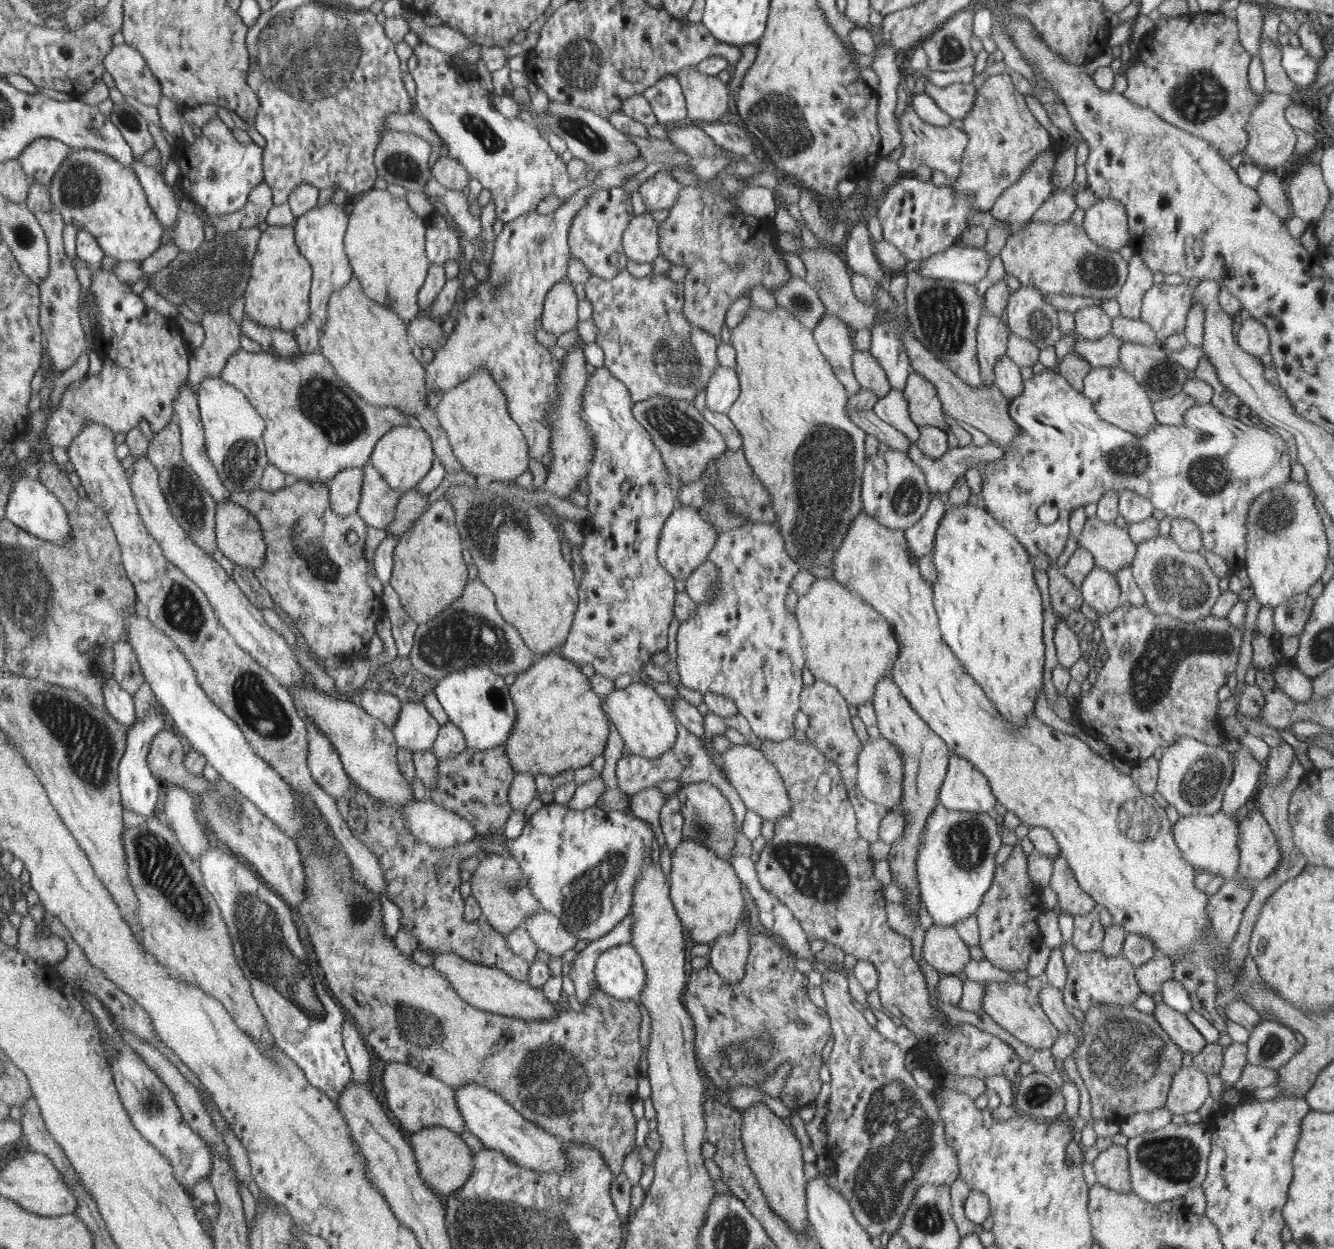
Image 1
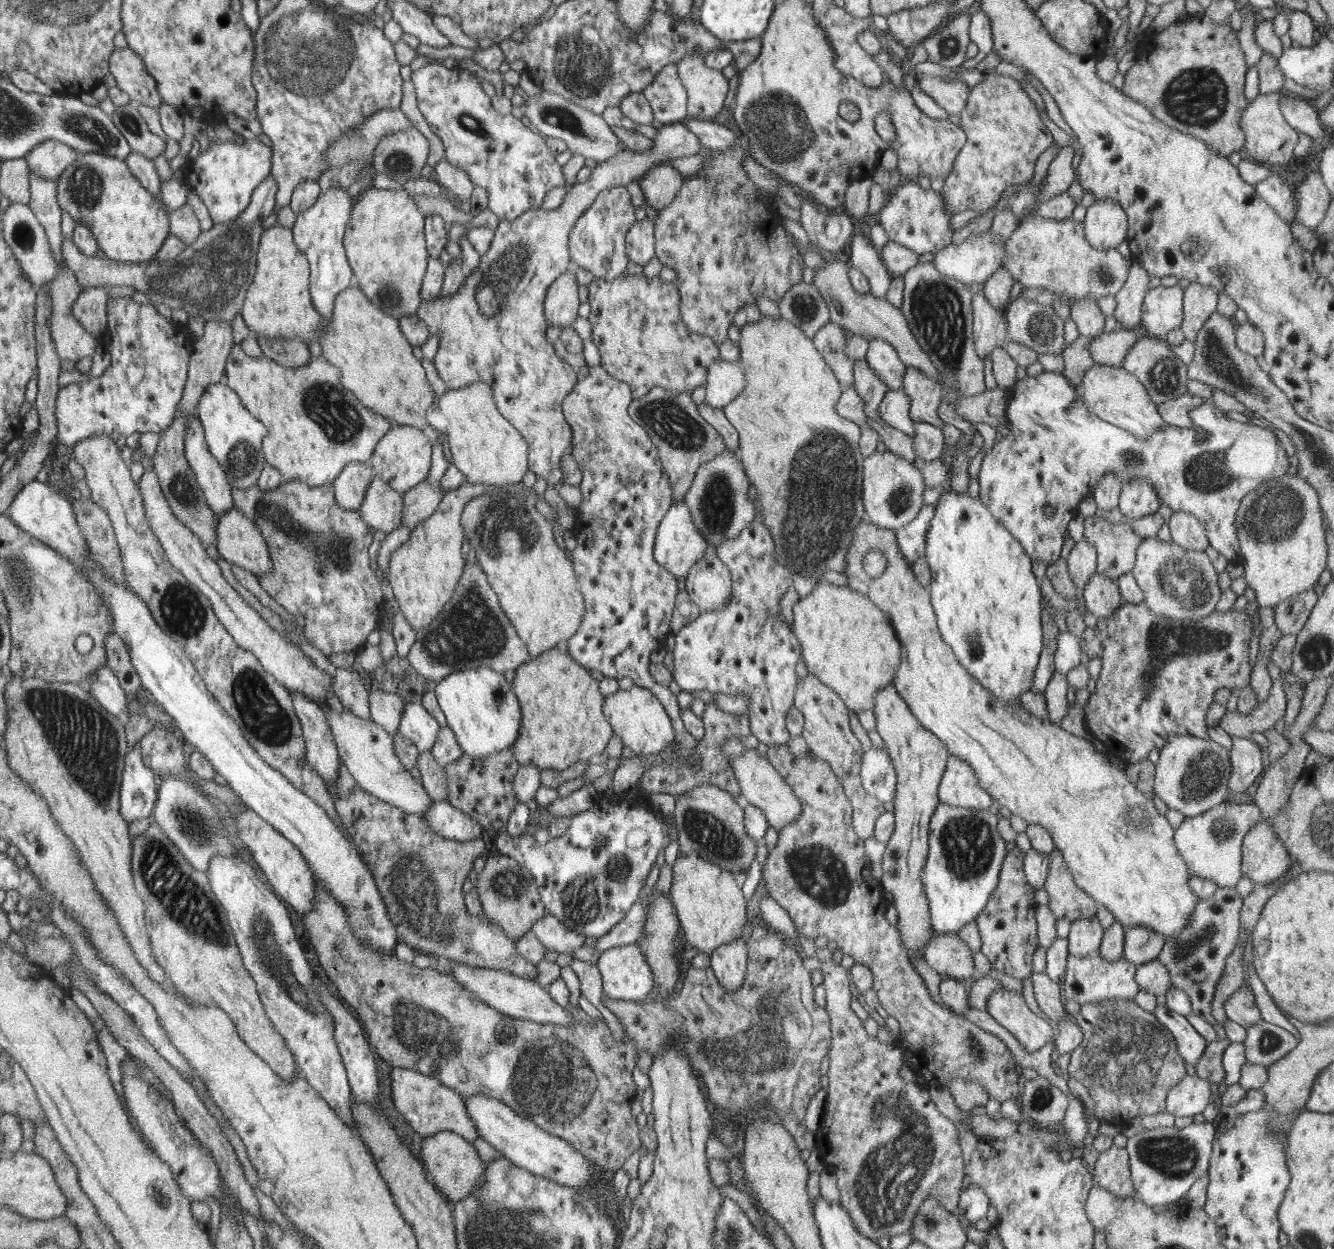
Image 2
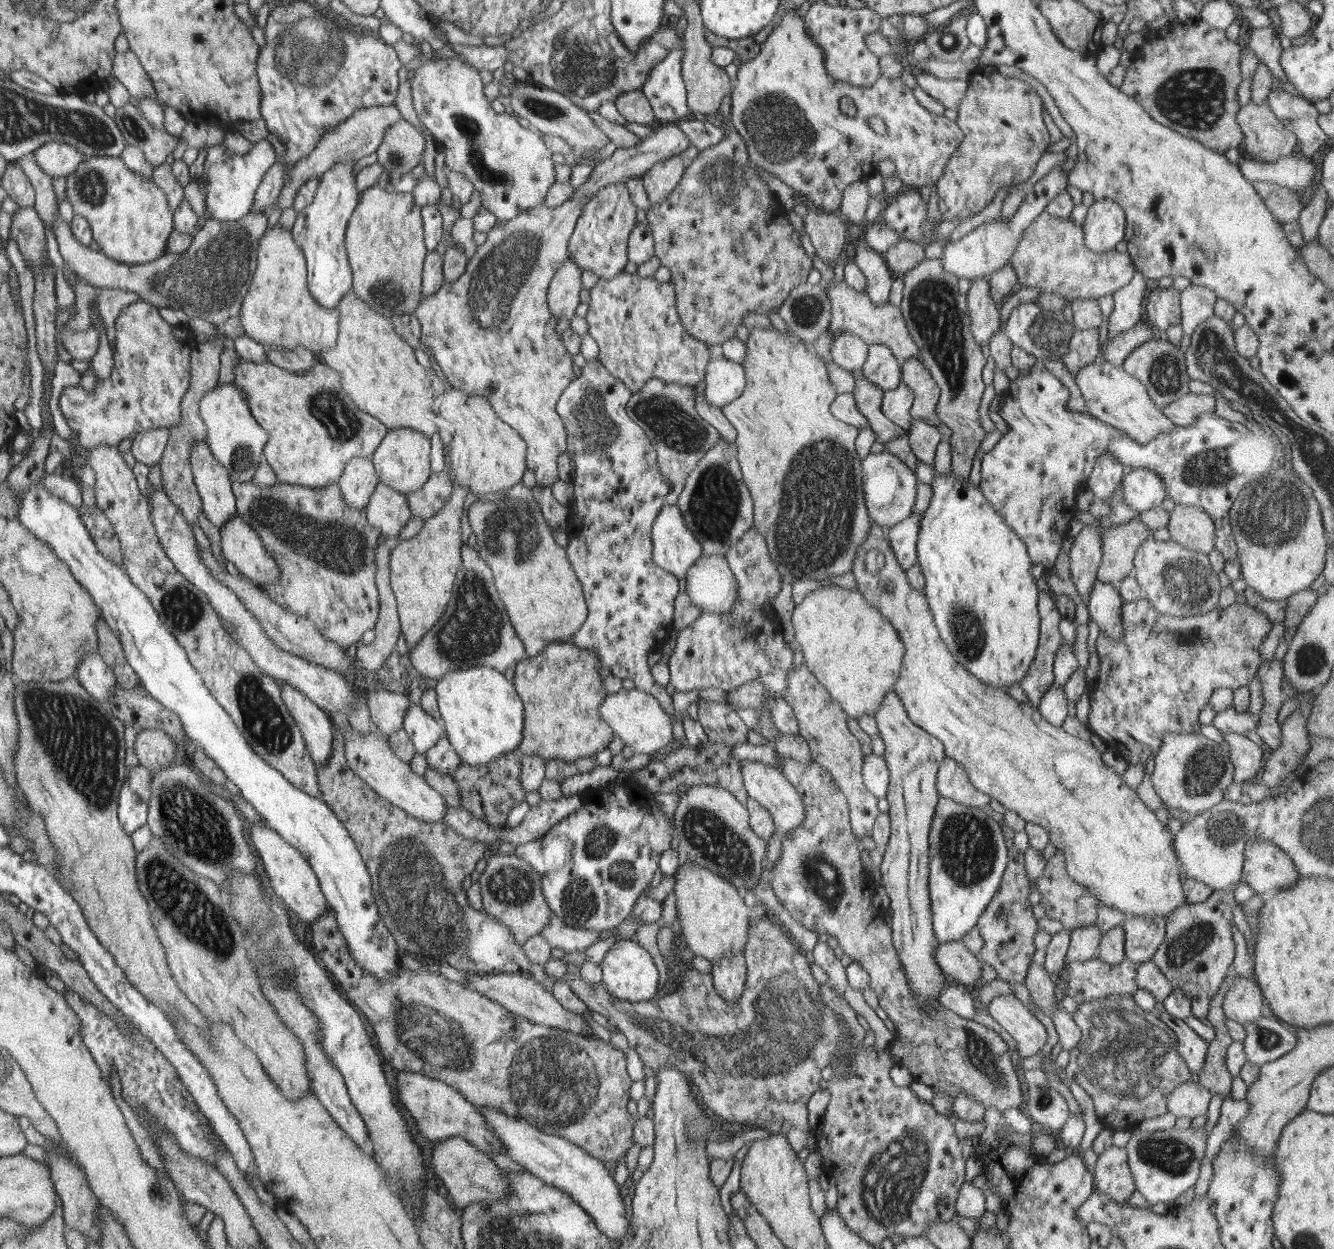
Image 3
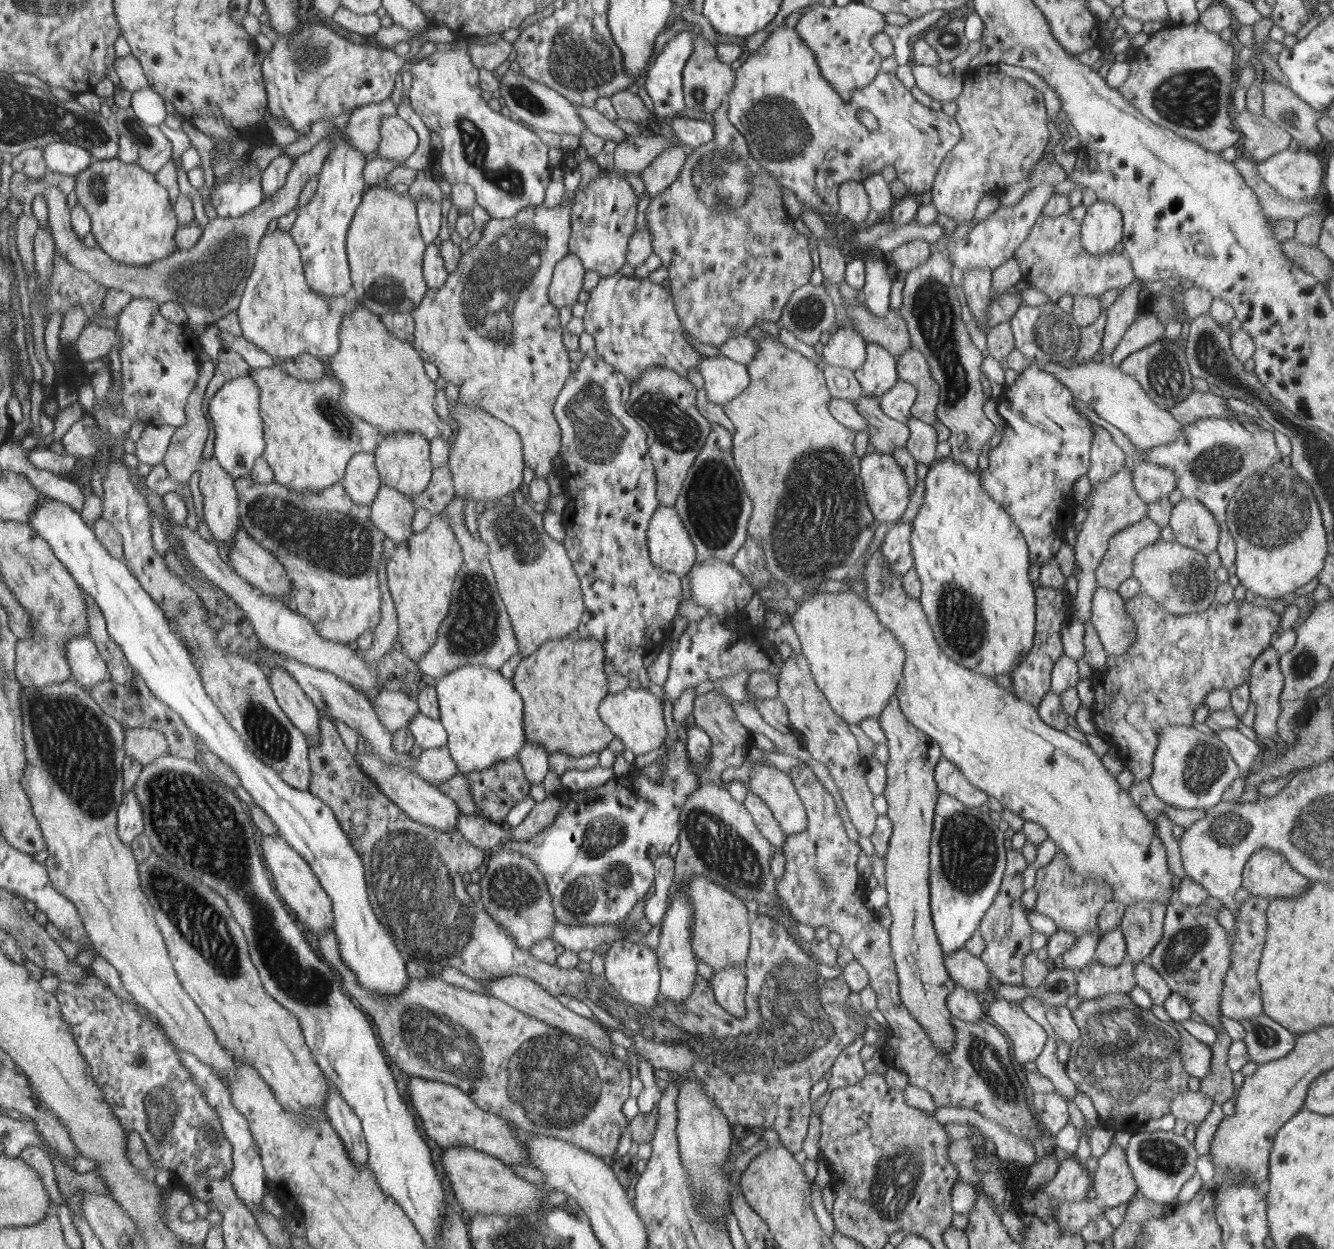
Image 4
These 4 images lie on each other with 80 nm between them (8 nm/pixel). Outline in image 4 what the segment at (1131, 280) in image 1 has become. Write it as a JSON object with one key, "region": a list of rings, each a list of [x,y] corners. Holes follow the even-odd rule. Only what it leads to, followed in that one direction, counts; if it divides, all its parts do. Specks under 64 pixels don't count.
{"region":[[[1139,279],[1121,289],[1121,294],[1106,310],[1106,321],[1100,342],[1100,350],[1094,359],[1108,361],[1113,347],[1120,341],[1125,329],[1139,313],[1139,290],[1143,287]]]}

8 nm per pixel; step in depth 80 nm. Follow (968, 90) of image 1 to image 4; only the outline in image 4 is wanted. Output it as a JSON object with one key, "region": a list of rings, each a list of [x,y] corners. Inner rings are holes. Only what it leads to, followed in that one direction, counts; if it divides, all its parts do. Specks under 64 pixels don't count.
{"region":[[[912,63],[911,70],[919,90],[941,103],[954,100],[961,92],[963,77],[959,74],[942,76],[935,66]]]}

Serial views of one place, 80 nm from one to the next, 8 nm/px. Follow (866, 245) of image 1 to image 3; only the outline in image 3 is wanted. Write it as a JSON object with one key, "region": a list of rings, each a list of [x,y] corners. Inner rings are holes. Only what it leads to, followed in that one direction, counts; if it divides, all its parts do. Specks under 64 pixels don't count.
{"region":[[[857,242],[857,246],[855,246],[854,258],[855,266],[859,268],[859,271],[864,276],[865,289],[863,289],[863,294],[868,298],[869,303],[873,306],[881,306],[881,304],[888,303],[889,289],[894,275],[888,272],[881,255],[878,255],[875,251],[869,249],[865,242]]]}

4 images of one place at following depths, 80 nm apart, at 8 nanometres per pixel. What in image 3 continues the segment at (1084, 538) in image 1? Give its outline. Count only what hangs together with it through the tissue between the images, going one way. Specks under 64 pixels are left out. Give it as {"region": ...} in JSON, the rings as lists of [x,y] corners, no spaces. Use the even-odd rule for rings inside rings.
{"region":[[[1075,510],[1075,519],[1082,525],[1093,525],[1099,531],[1102,553],[1096,579],[1119,588],[1120,580],[1129,575],[1133,568],[1132,560],[1137,547],[1147,538],[1151,538],[1152,530],[1139,518],[1107,528],[1103,528],[1099,519],[1089,512]]]}

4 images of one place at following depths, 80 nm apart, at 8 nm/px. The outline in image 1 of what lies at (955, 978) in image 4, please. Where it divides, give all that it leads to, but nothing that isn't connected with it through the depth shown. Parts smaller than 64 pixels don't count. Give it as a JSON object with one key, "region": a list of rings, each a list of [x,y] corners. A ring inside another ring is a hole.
{"region":[[[933,924],[924,932],[922,954],[925,962],[940,976],[961,976],[964,964],[970,958],[968,946],[953,926]]]}

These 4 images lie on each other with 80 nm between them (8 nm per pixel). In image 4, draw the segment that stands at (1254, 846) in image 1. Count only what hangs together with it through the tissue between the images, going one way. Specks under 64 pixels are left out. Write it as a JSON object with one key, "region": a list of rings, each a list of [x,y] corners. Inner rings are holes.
{"region":[[[1263,847],[1249,855],[1242,870],[1242,886],[1257,897],[1296,897],[1308,884],[1307,877],[1291,868],[1283,855]]]}

